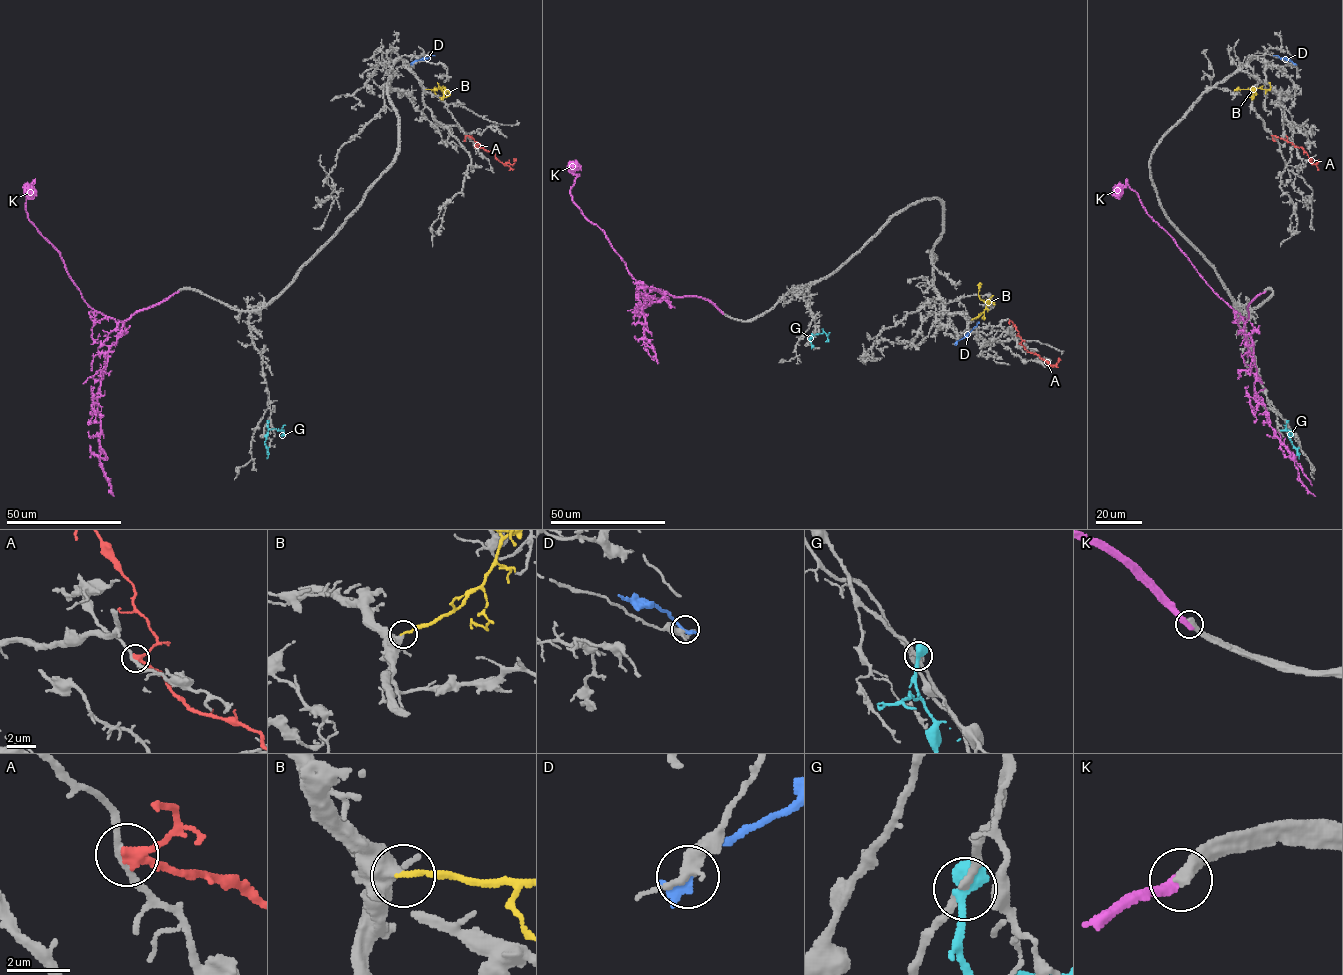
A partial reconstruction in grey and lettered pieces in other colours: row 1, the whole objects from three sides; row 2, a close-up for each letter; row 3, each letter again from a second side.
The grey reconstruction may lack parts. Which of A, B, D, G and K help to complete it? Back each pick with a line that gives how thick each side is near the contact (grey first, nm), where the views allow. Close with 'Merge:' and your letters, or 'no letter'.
B: Thickness 440 nm (grey) against 160 nm
Merge: B

